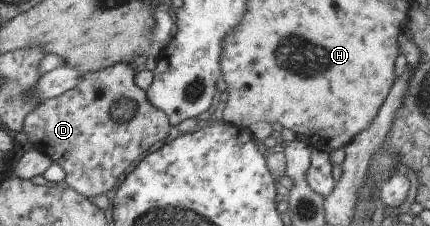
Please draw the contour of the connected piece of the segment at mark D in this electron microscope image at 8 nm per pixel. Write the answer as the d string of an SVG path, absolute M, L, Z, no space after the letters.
M120 62L89 71L80 76L74 88L43 101L24 116L22 134L38 152L62 168L64 183L86 198L114 188L168 134L166 114L148 104L145 91L134 84L132 67Z

